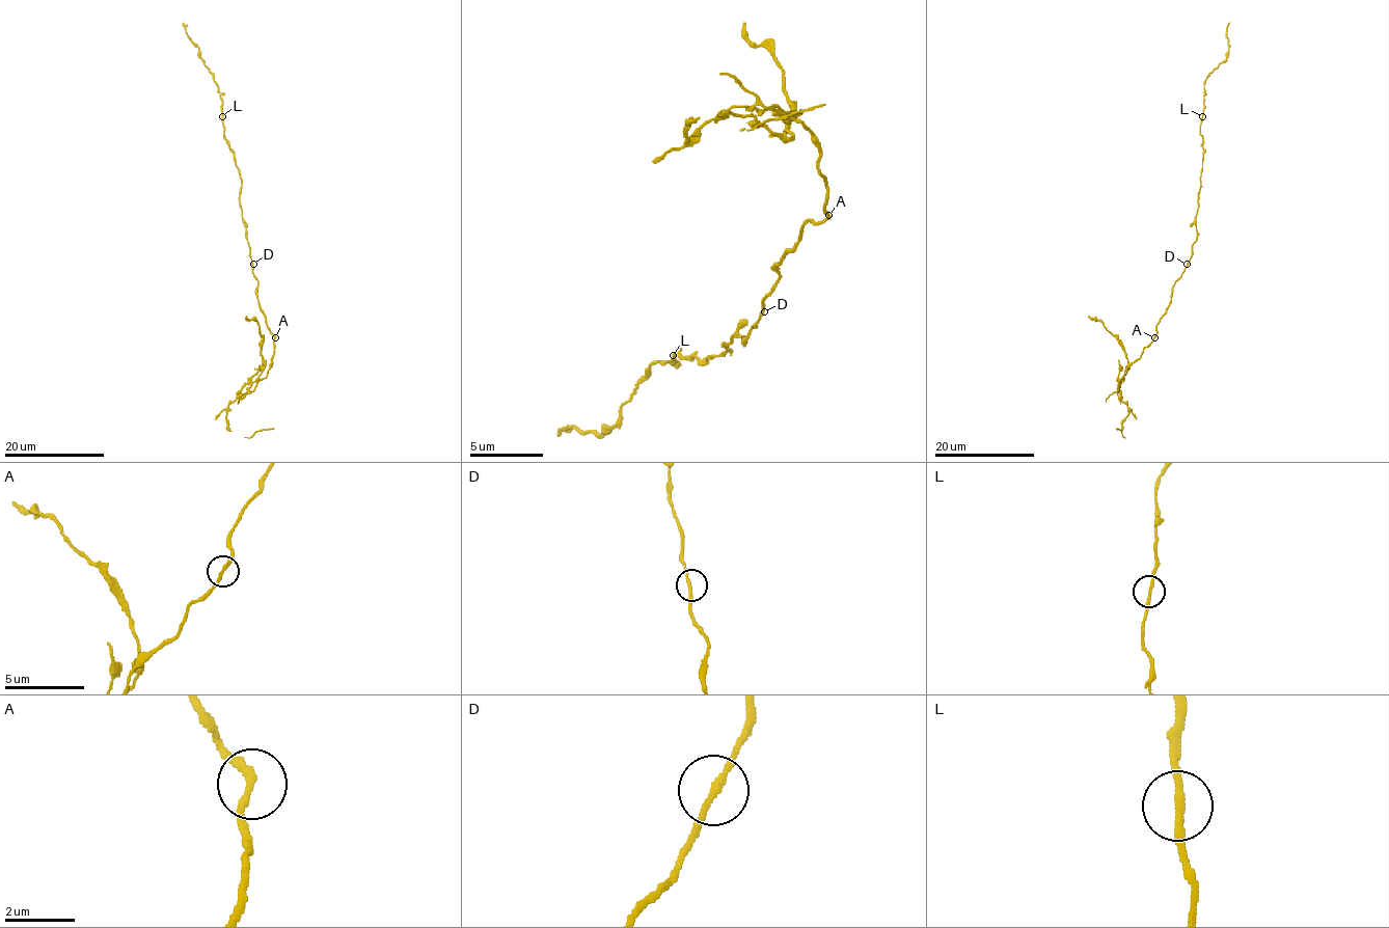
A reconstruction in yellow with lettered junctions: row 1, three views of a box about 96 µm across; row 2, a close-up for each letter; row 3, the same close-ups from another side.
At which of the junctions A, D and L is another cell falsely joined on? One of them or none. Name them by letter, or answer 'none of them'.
A

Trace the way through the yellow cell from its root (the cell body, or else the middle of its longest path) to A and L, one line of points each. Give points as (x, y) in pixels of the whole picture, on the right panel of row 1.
A: (1188, 264), (1173, 287), (1171, 303), (1156, 325), (1154, 337)
L: (1188, 264), (1197, 237), (1196, 214), (1203, 157), (1202, 116)

